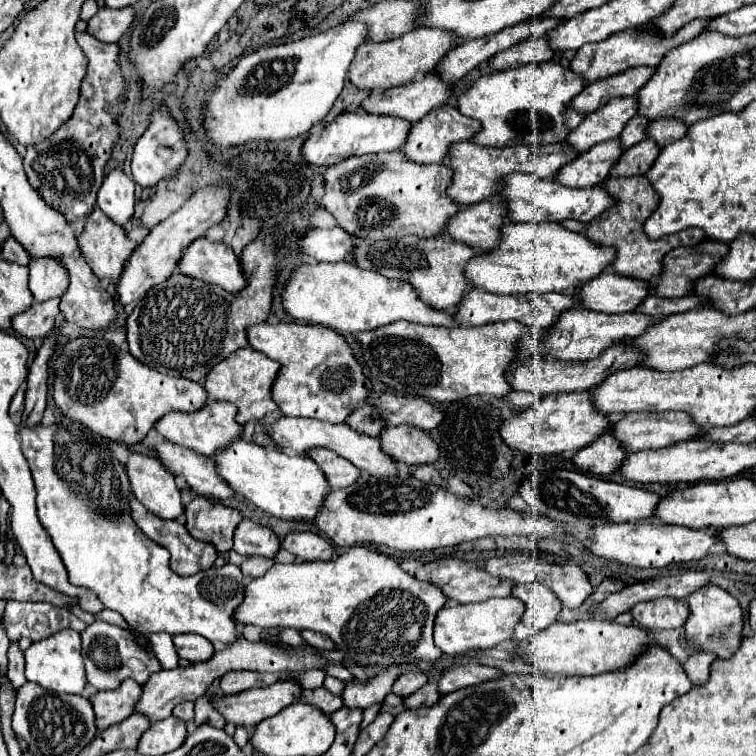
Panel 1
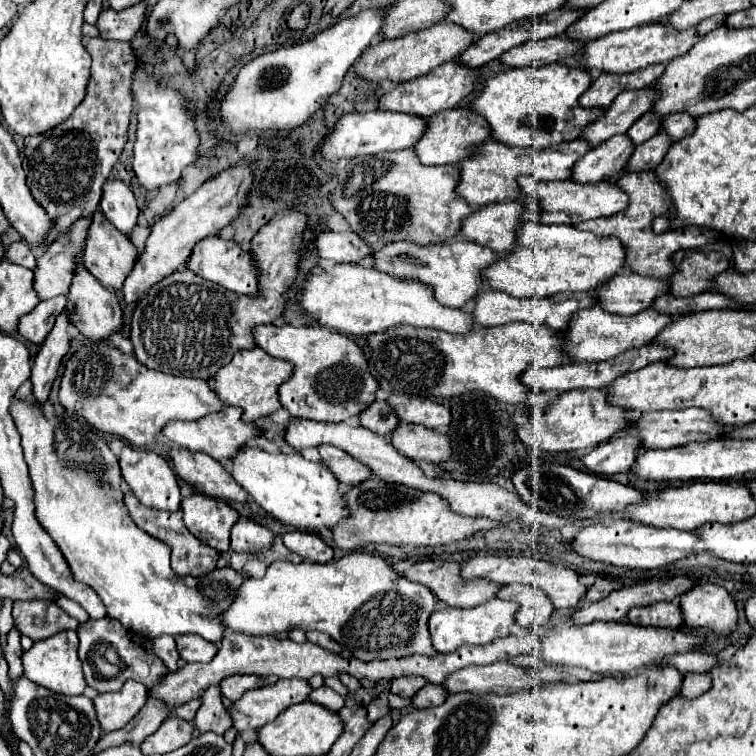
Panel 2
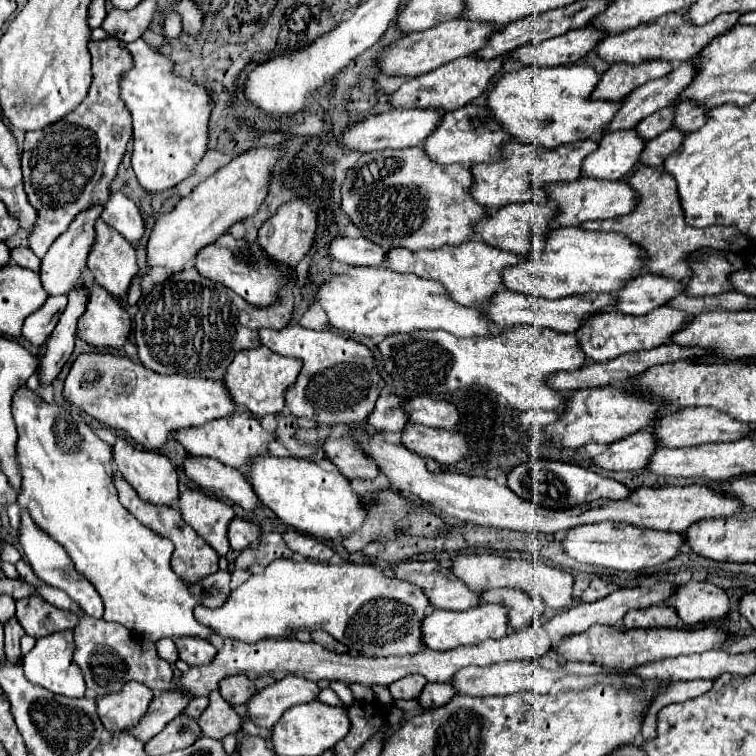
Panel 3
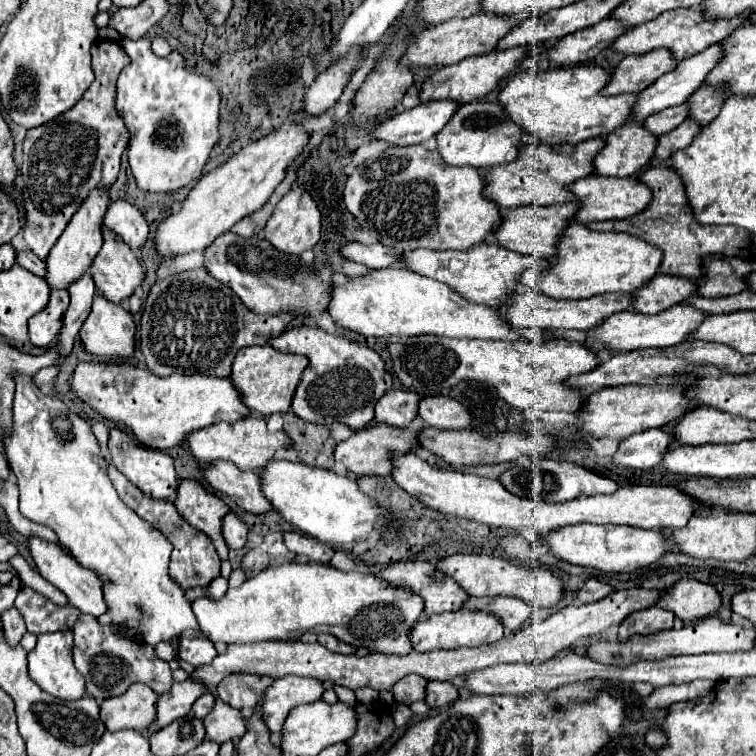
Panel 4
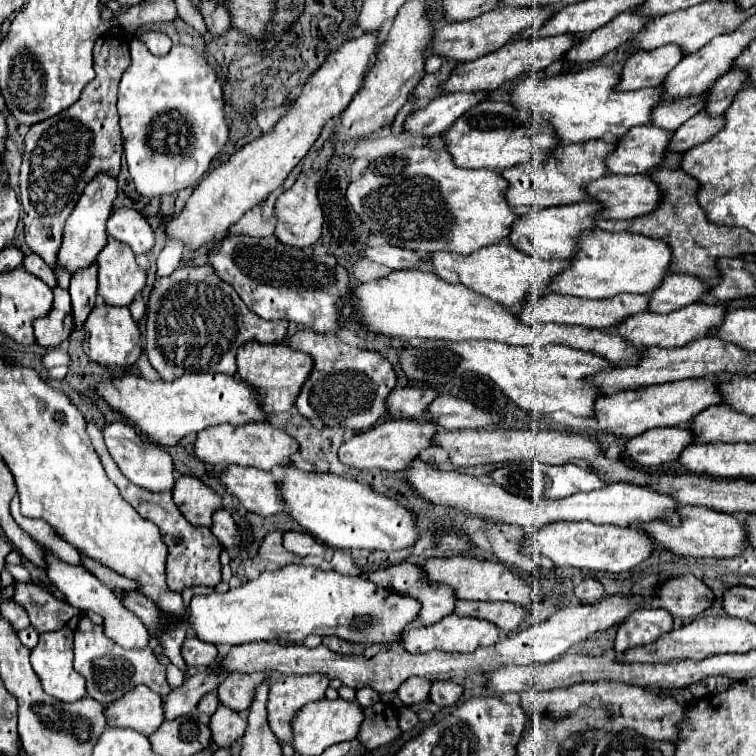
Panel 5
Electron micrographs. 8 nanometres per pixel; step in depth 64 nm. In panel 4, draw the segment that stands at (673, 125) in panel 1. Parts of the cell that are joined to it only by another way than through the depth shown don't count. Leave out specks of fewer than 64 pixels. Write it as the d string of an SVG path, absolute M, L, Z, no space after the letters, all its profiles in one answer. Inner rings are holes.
M700 88L700 90L688 100L688 104L690 104L690 108L692 108L690 118L698 120L702 126L710 124L710 122L718 116L718 112L720 112L722 104L726 102L726 98L728 98L728 96L722 98L720 94L716 94L716 88Z

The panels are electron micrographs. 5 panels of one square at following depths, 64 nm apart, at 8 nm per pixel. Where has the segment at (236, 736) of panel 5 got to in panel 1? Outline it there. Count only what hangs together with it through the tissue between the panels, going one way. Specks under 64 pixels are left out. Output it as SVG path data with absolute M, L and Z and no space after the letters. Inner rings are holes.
M212 684L204 696L200 696L200 700L196 700L196 726L200 724L212 724L214 728L224 728L226 720L224 716L220 716L220 712L212 706L212 698L218 694L218 684Z

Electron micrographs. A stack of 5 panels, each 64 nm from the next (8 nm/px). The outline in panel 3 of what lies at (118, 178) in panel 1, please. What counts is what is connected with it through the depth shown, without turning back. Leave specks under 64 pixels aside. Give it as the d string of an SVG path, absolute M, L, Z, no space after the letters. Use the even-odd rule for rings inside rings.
M114 192L104 204L102 220L114 230L118 230L130 244L138 242L144 236L144 220L140 216L140 210L122 192Z

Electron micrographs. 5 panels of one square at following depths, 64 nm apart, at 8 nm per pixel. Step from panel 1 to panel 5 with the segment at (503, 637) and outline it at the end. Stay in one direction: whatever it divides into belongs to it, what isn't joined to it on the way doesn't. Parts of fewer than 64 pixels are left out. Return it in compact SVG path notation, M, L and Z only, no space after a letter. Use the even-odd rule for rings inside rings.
M448 614L440 622L432 626L408 626L400 636L400 648L406 652L474 652L480 646L492 646L500 638L500 630L492 622L484 622L478 618L466 618L466 616L454 616Z

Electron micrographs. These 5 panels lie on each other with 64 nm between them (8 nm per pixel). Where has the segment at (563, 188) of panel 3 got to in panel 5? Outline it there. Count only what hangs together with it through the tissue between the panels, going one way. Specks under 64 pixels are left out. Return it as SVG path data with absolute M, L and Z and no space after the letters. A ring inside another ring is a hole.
M606 174L588 184L588 194L604 204L600 216L606 220L652 214L662 204L660 188L646 174Z

